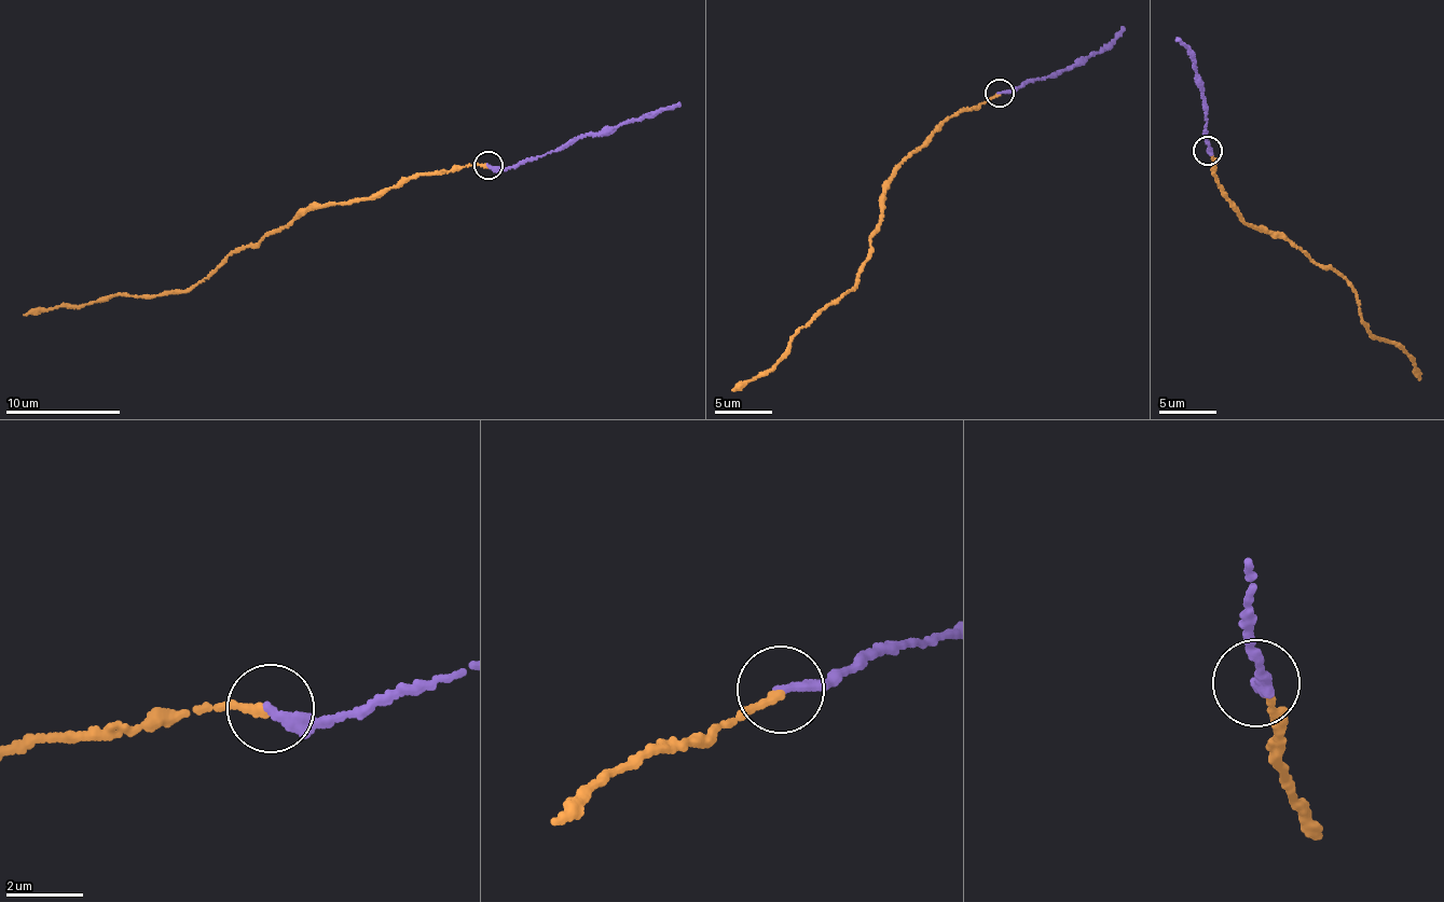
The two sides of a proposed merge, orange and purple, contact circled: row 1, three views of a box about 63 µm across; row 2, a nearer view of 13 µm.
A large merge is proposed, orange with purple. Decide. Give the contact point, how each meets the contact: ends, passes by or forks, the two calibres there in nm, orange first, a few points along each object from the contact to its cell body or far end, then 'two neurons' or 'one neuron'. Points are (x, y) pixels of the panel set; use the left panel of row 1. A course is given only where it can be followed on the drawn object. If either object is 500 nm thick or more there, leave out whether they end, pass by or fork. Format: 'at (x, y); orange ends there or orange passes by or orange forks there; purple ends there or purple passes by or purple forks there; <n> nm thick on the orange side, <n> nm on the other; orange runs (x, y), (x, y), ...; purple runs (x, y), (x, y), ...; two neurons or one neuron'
at (489, 165); orange ends there; purple ends there; 240 nm thick on the orange side, 280 nm on the other; orange runs (489, 167), (418, 172), (369, 197), (304, 212), (236, 249), (187, 290), (124, 293), (23, 315); purple runs (489, 165), (517, 167), (576, 139), (602, 136), (620, 123), (633, 123), (681, 102); one neuron

